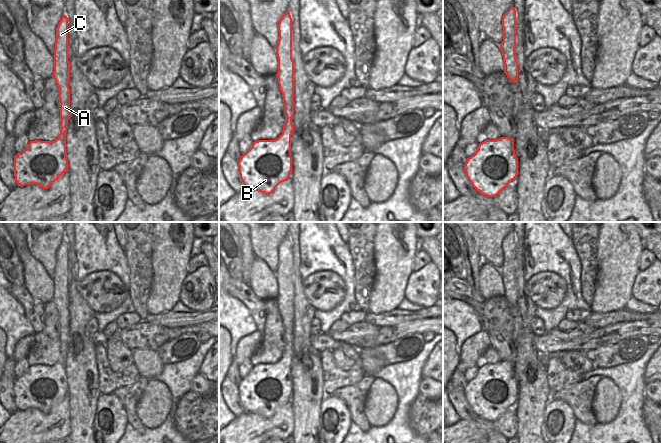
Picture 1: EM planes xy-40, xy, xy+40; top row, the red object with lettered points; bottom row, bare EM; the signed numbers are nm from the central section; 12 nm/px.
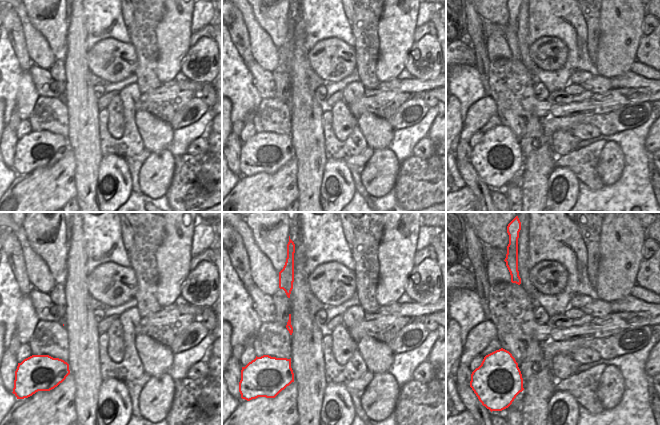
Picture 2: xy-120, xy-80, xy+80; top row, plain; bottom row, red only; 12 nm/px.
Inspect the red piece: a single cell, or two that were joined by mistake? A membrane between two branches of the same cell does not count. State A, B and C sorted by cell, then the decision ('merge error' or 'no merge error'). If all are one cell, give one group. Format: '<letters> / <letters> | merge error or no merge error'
A B C | no merge error

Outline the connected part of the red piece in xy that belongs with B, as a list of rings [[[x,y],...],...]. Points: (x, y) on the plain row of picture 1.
[[[289,235],[279,244],[278,255],[276,300],[284,326],[286,347],[282,358],[277,363],[254,365],[252,371],[238,385],[240,402],[246,412],[267,419],[271,418],[280,407],[286,405],[292,397],[294,285],[292,283],[292,242]]]

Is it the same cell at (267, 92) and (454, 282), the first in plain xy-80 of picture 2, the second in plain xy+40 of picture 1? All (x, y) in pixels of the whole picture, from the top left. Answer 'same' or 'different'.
same

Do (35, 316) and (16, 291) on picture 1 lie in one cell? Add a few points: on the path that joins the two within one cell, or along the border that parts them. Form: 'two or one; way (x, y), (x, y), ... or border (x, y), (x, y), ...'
one; way (30, 310), (20, 297)

